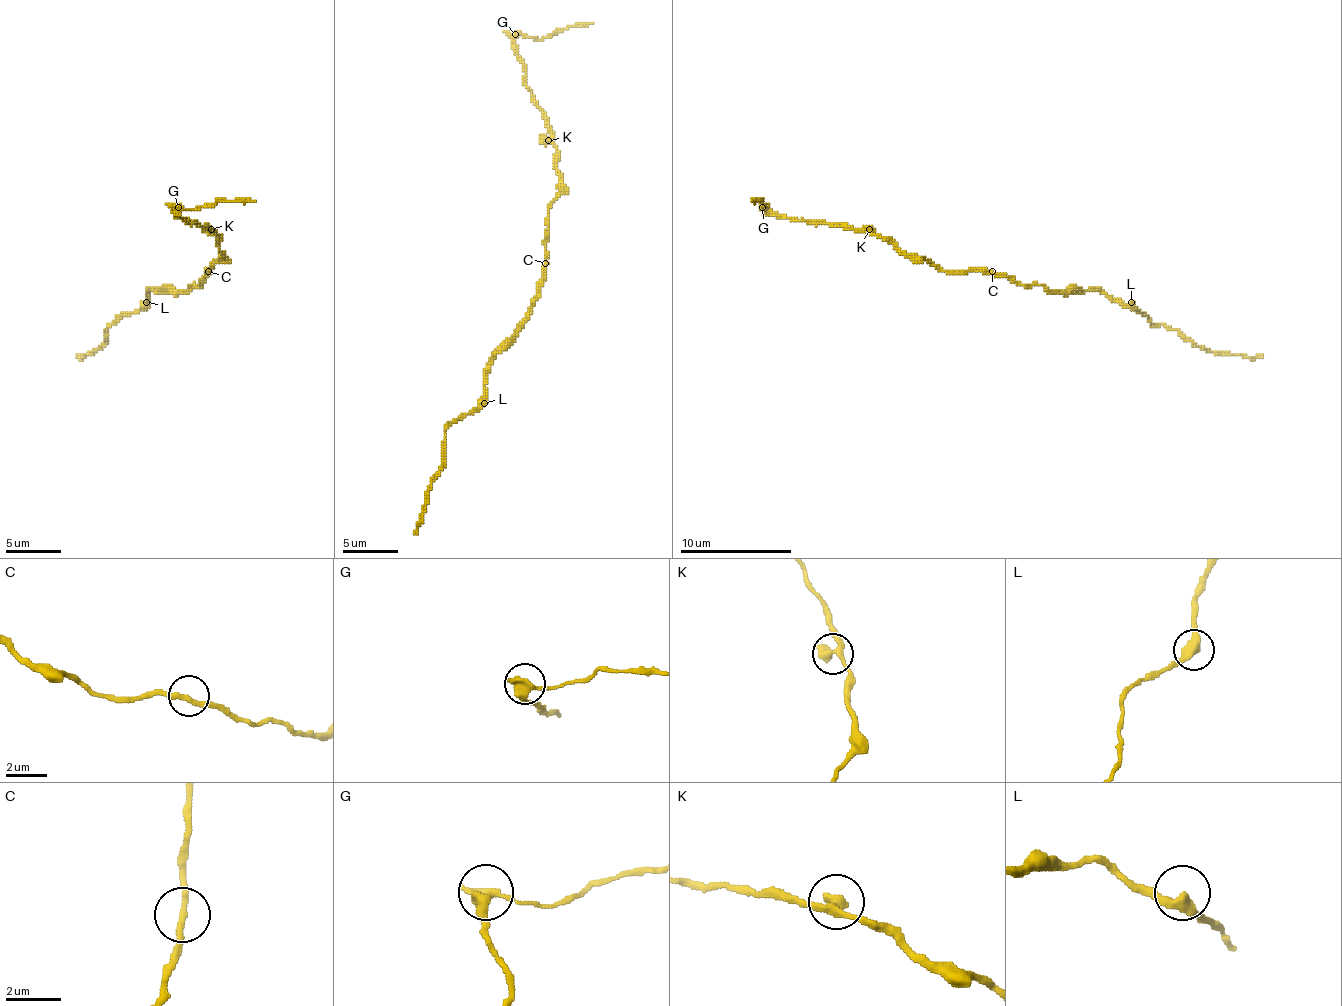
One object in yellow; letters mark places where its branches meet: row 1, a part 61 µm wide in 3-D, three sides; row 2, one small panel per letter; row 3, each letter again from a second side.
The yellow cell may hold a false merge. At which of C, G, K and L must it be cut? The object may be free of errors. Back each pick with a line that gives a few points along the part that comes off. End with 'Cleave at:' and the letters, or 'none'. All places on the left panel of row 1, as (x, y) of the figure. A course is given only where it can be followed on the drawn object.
G: (177, 207), (205, 207), (219, 201), (255, 201)
Cleave at: G

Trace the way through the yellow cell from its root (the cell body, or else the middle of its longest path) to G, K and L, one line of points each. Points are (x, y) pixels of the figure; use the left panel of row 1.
G: (208, 274), (222, 257), (219, 237), (208, 226), (191, 223), (183, 218), (177, 207)
K: (208, 274), (222, 257), (219, 237), (211, 229)
L: (208, 274), (199, 285), (188, 290), (149, 290), (146, 302)

